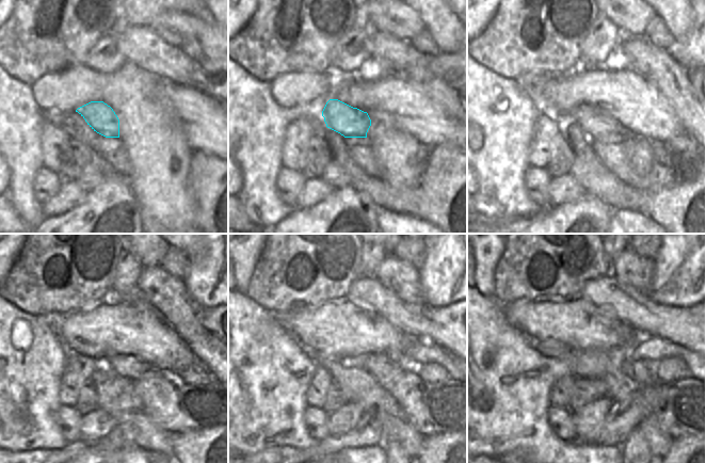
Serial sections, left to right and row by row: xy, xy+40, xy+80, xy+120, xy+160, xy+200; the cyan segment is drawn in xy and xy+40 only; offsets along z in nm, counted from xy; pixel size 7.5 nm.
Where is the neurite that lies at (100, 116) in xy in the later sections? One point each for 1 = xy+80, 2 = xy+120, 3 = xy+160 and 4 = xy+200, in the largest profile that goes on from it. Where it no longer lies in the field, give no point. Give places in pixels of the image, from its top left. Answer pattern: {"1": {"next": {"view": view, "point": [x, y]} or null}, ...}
{"1": {"next": {"view": "xy+80", "point": [595, 123]}}, "2": {"next": {"view": "xy+120", "point": [128, 366]}}, "3": {"next": {"view": "xy+160", "point": [386, 371]}}, "4": {"next": {"view": "xy+200", "point": [640, 372]}}}

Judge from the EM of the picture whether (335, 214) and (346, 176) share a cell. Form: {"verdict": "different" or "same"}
{"verdict": "different"}

